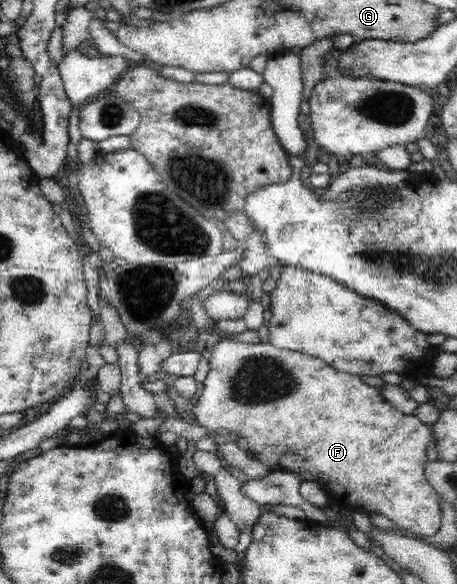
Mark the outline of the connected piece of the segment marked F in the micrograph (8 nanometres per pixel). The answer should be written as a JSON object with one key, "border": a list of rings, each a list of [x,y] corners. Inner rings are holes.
{"border":[[[215,338],[211,340],[206,351],[206,357],[209,362],[209,371],[201,384],[200,394],[197,396],[196,403],[191,407],[191,416],[195,419],[195,424],[206,429],[207,435],[215,436],[219,441],[226,442],[225,436],[230,436],[229,443],[235,444],[237,448],[243,450],[255,460],[259,460],[269,473],[275,470],[285,470],[295,474],[300,482],[313,481],[321,485],[321,489],[326,492],[328,497],[334,499],[334,505],[339,509],[346,509],[349,513],[359,511],[367,515],[379,514],[394,523],[393,529],[400,535],[409,536],[422,541],[425,537],[433,537],[441,527],[441,508],[440,499],[437,492],[431,487],[431,484],[425,477],[425,466],[429,463],[427,459],[427,446],[432,440],[432,430],[430,426],[424,425],[417,417],[404,415],[385,399],[379,389],[365,384],[359,376],[349,375],[345,372],[339,372],[335,368],[325,364],[317,358],[306,356],[305,354],[289,351],[286,349],[277,349],[270,342],[248,343],[224,338]],[[309,473],[313,480],[308,480],[303,475]]]}

